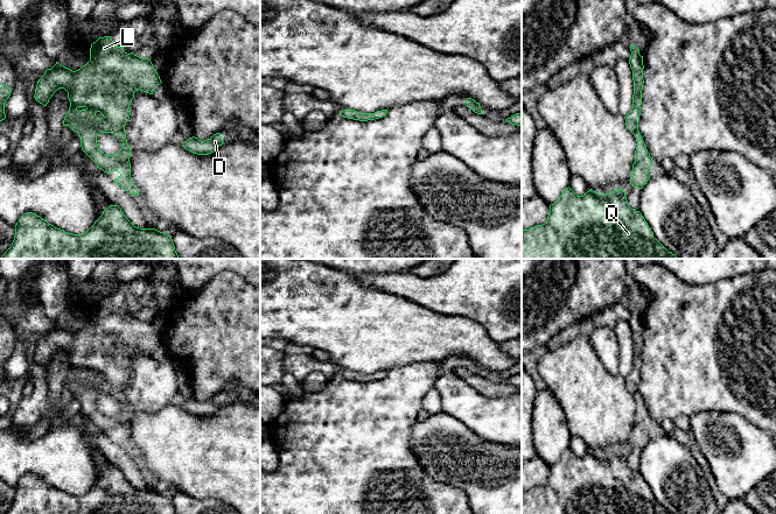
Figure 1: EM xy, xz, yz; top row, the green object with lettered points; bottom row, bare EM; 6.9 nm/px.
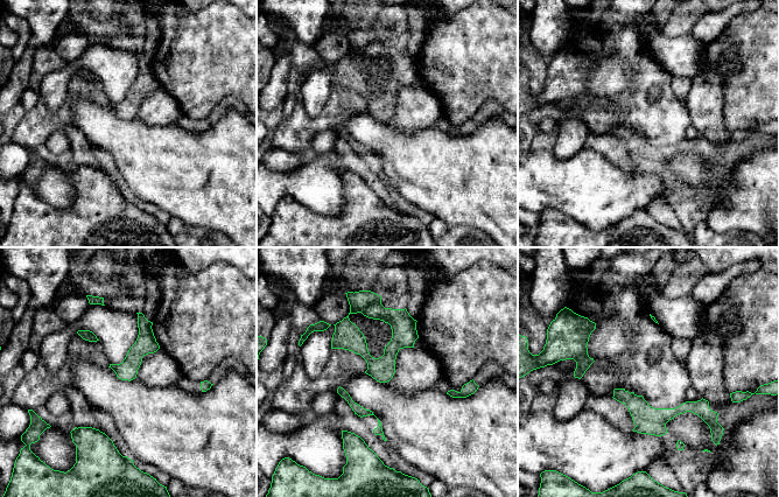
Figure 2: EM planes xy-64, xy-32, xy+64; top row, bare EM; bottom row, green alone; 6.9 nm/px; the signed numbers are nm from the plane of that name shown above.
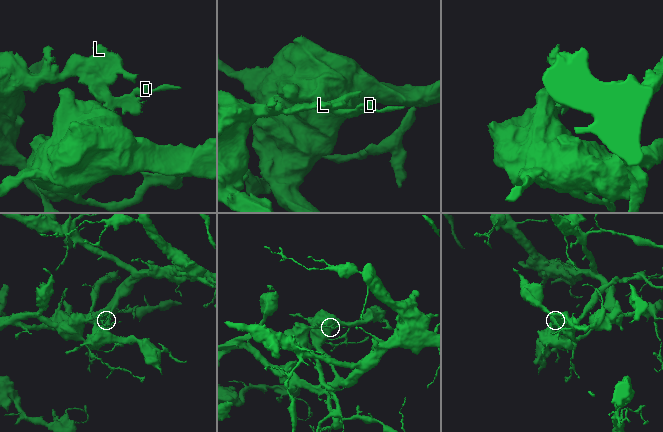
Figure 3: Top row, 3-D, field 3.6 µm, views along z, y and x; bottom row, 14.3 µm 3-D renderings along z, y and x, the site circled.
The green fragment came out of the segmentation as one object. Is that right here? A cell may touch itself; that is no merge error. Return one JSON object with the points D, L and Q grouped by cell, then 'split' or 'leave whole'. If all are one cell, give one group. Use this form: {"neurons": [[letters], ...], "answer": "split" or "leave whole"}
{"neurons": [["D", "Q"], ["L"]], "answer": "split"}

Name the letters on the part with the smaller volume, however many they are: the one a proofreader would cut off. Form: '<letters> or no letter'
L

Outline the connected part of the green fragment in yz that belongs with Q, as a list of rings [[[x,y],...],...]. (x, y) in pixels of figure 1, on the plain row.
[[[569,448],[550,466],[547,481],[522,491],[522,514],[671,514],[655,498],[639,472],[628,465],[625,452],[616,450],[600,456],[593,451],[578,457]]]

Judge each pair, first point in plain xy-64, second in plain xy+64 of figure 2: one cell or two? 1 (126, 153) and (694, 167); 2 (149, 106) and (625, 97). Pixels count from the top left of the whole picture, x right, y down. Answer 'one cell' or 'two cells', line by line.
1: one cell
2: one cell

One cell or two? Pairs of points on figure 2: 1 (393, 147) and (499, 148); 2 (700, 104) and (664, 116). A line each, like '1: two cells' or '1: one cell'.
1: one cell
2: two cells

